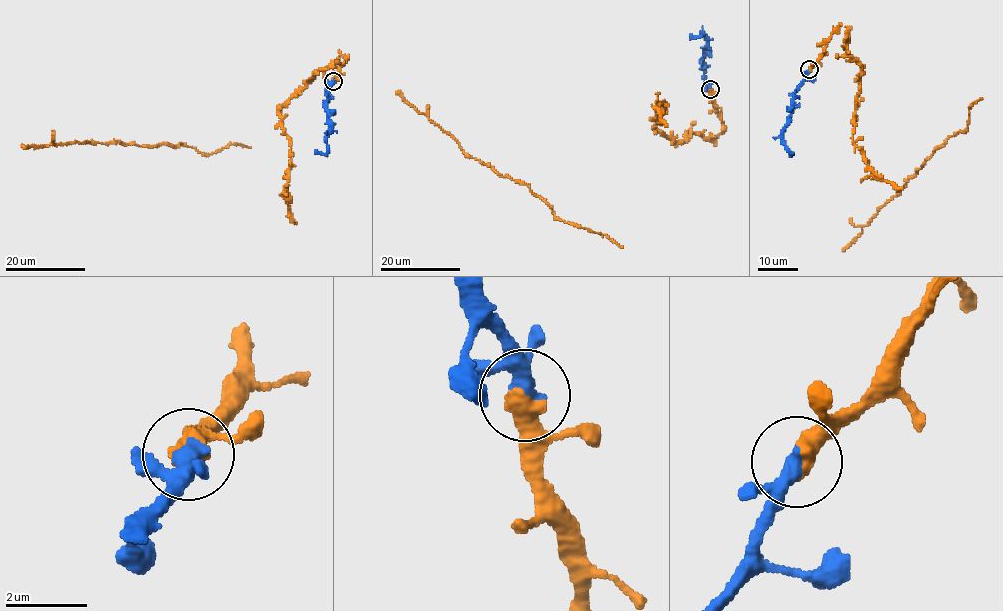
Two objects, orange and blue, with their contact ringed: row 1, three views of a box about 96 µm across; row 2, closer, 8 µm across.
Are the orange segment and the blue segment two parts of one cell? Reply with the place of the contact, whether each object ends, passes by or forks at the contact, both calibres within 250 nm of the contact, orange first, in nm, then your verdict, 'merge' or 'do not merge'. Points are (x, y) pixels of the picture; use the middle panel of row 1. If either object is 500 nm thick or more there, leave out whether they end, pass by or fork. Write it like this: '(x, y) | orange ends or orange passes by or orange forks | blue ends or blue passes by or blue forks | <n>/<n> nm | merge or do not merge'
(710, 89) | 500/280 nm | merge

